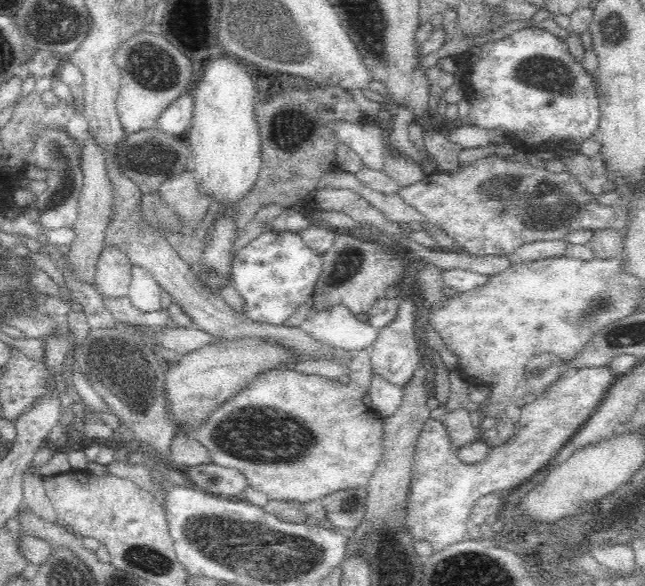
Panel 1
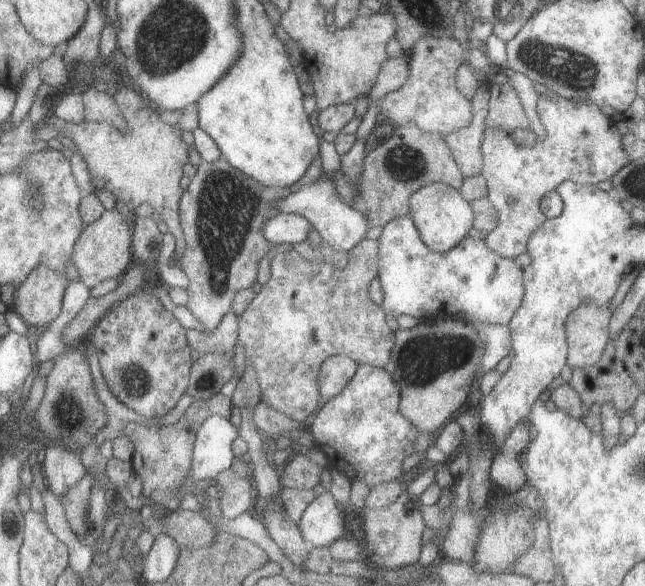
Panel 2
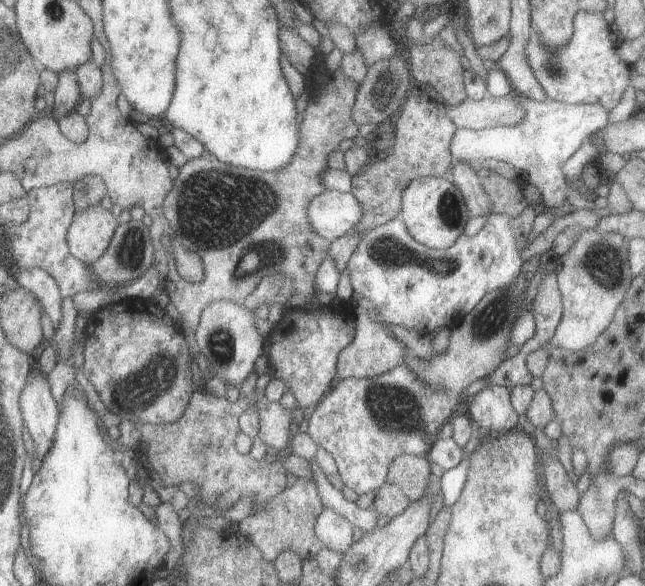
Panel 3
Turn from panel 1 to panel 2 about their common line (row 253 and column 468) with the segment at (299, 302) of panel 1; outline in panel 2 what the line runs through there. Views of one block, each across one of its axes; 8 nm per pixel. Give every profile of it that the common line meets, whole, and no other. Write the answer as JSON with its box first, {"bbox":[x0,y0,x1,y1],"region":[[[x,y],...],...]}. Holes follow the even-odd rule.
{"bbox":[379,216,525,326],"region":[[[411,216],[395,218],[387,224],[381,238],[379,280],[385,292],[385,302],[381,304],[385,314],[393,318],[411,316],[419,322],[451,320],[469,314],[491,324],[507,326],[525,298],[523,272],[513,260],[489,252],[485,240],[477,238],[465,238],[451,252],[437,254],[425,244],[421,230]]]}

